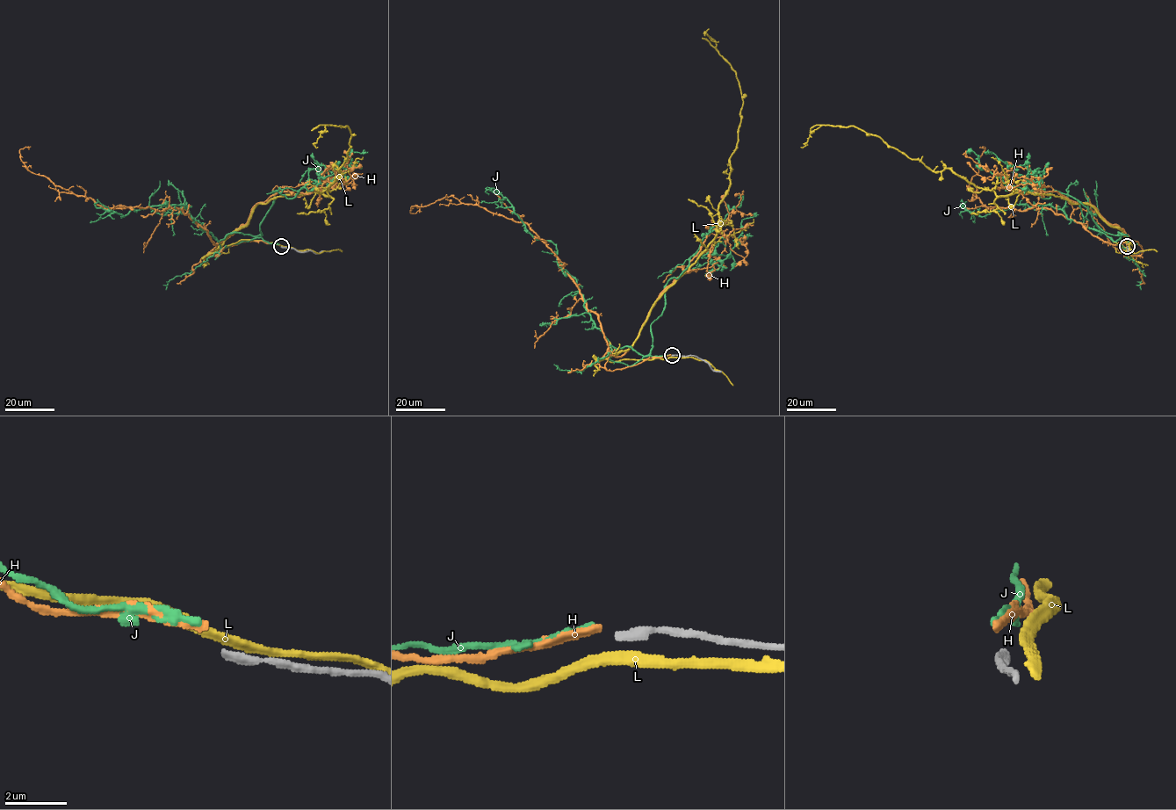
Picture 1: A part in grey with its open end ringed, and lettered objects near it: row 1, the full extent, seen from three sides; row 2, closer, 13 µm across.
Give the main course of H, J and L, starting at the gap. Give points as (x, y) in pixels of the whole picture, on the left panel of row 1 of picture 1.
H: (279, 244), (241, 242), (209, 255), (217, 243), (180, 209), (98, 205), (32, 173), (19, 150), (29, 147)
J: (279, 244), (238, 232), (218, 241), (194, 222), (183, 205), (147, 206), (123, 216), (97, 208), (97, 202)
L: (281, 246), (240, 240), (214, 250), (259, 204), (328, 196), (347, 159), (349, 129), (327, 125), (317, 147)

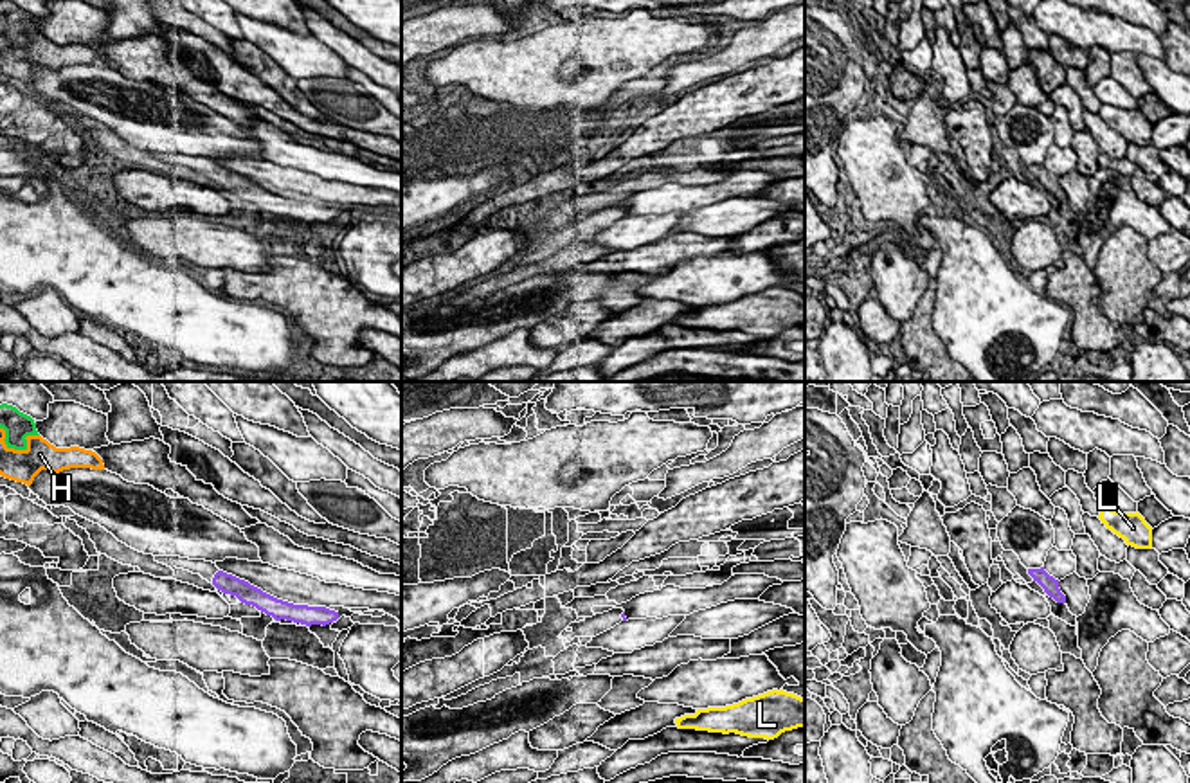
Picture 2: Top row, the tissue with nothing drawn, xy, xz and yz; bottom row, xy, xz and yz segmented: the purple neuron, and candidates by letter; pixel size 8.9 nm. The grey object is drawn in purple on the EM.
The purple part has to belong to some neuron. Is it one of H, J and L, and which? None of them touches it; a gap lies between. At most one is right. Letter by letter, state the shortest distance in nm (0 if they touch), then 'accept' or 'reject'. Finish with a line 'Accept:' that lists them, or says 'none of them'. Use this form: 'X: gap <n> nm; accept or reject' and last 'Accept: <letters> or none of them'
H: gap 1350 nm; reject
J: gap 2000 nm; reject
L: gap 650 nm; reject
Accept: none of them

